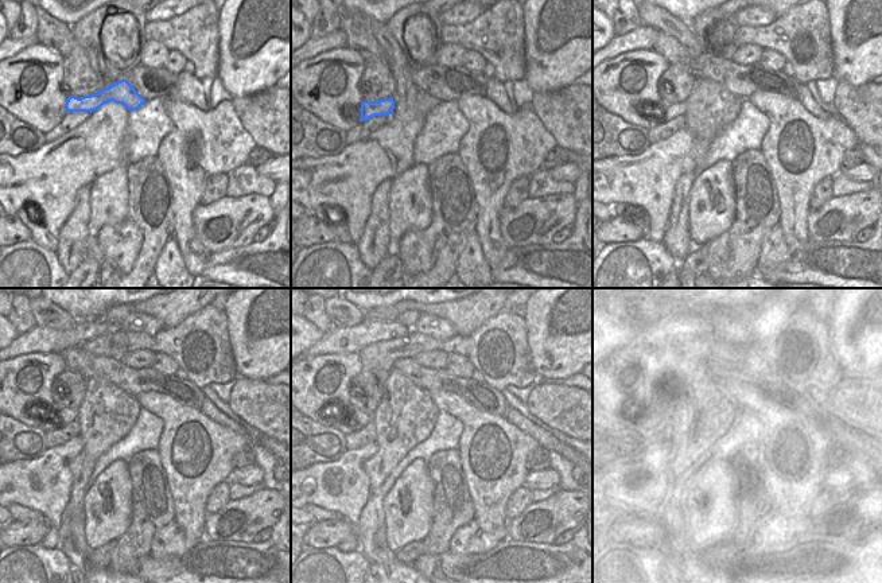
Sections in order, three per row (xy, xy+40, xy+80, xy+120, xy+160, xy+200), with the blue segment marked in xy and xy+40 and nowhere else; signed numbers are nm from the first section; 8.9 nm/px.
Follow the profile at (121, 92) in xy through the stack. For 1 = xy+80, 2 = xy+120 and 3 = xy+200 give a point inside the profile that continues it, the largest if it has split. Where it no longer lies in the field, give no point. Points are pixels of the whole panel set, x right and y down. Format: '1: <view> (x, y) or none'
1: xy+80 (669, 112)
2: xy+120 (55, 418)
3: xy+200 (647, 418)

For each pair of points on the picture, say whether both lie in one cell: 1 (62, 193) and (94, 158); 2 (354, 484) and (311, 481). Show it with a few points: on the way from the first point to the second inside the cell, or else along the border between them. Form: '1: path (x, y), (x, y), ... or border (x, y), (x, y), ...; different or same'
1: path (68, 185), (86, 166); same
2: path (344, 490), (334, 496), (322, 486); same

